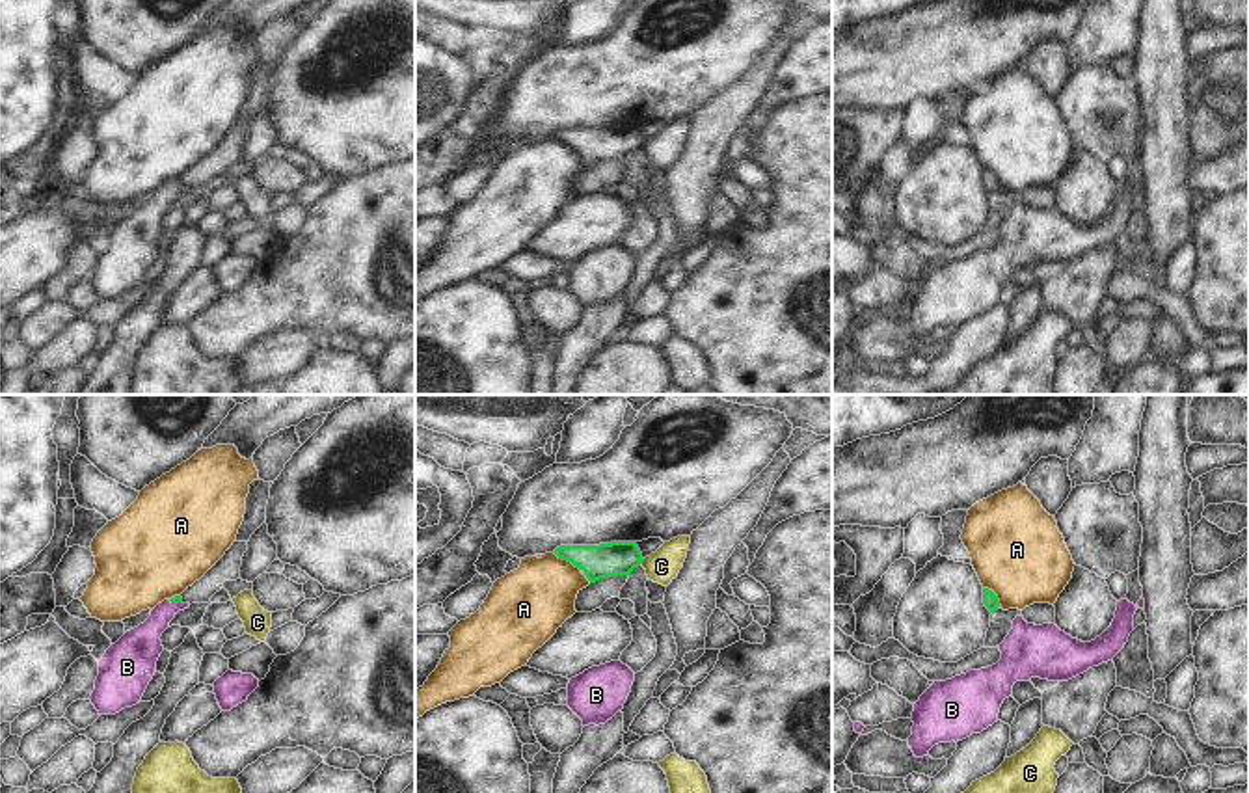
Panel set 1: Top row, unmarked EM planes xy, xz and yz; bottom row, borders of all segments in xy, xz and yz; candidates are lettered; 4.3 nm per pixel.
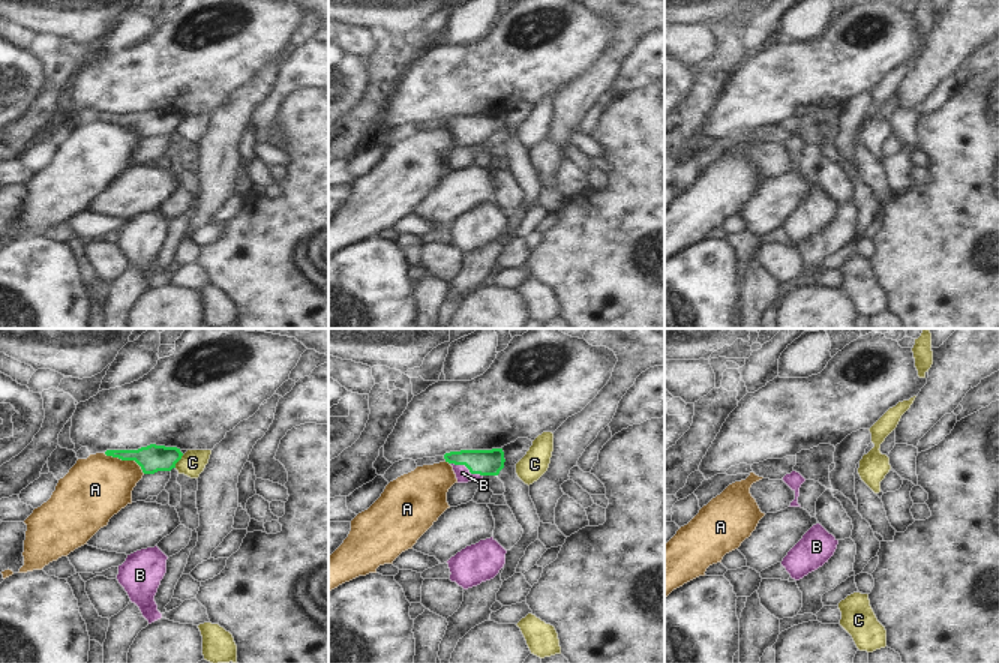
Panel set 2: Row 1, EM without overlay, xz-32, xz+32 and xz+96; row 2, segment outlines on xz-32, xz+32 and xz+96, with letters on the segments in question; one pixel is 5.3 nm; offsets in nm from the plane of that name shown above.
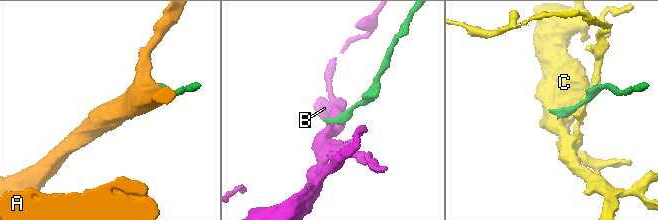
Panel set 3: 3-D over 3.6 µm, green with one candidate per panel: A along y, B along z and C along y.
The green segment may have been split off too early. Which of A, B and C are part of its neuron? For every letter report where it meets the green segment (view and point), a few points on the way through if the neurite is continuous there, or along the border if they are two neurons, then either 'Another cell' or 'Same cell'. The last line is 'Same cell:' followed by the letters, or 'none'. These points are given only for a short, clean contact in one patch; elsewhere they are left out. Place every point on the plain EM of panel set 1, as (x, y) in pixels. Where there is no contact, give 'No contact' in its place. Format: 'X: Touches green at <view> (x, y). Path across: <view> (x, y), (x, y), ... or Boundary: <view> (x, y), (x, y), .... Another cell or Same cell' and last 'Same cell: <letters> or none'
A: Touches green at xz (566, 142). Another cell
B: Touches green at xy (175, 185). Path across: xy (177, 181), (175, 185), (140, 229). Same cell
C: Touches green at xz (641, 146). Boundary: xz (644, 142), (639, 147). Another cell
Same cell: B.

